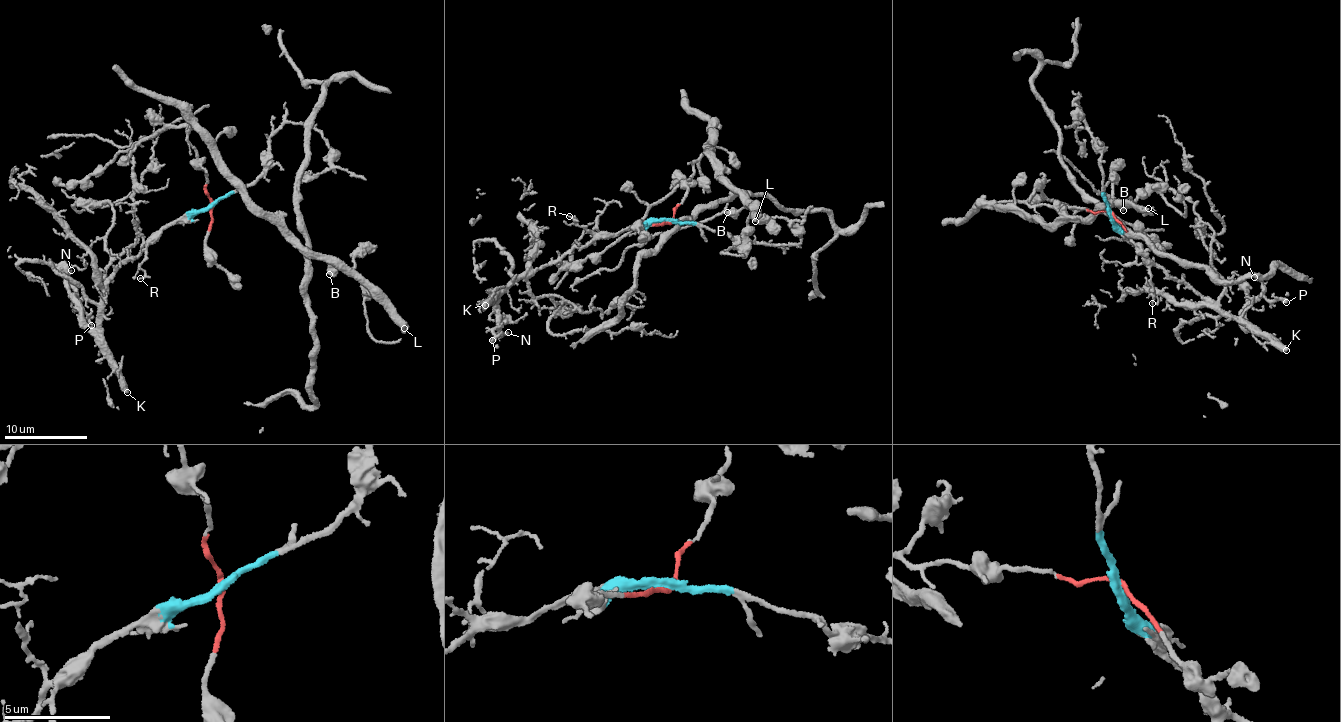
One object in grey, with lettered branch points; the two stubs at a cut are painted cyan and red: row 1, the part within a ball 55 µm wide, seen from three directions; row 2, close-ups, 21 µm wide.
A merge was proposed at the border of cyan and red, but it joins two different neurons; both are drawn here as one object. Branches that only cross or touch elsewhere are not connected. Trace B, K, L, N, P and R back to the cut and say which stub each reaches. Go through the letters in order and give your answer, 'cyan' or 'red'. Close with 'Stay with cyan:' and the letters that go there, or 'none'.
B: red
K: cyan
L: red
N: cyan
P: cyan
R: cyan
Stay with cyan: K, N, P, R

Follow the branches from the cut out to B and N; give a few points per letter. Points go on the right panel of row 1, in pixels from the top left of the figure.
B: (1110, 214), (997, 205), (1047, 223), (1092, 217), (1110, 203), (1124, 210)
N: (1110, 214), (1131, 242), (1166, 274), (1244, 326), (1245, 307), (1264, 292), (1264, 285), (1254, 276)

